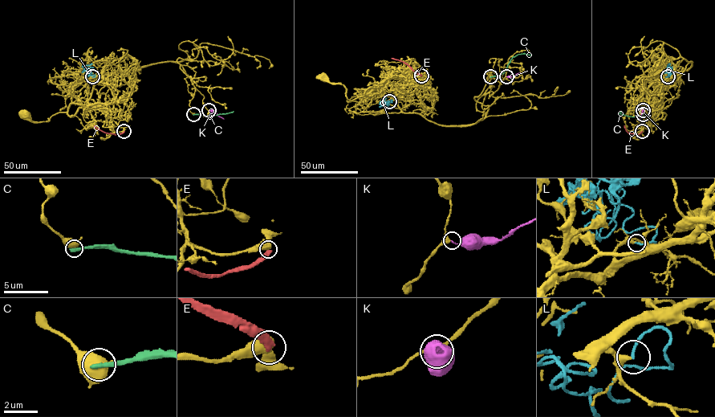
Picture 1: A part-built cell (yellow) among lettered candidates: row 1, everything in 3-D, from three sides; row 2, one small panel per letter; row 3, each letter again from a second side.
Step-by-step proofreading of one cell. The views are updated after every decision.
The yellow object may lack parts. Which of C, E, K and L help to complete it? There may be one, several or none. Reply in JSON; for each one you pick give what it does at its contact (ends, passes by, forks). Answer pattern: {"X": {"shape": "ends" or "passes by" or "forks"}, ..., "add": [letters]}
{"K": {"shape": "ends"}, "add": ["K"]}

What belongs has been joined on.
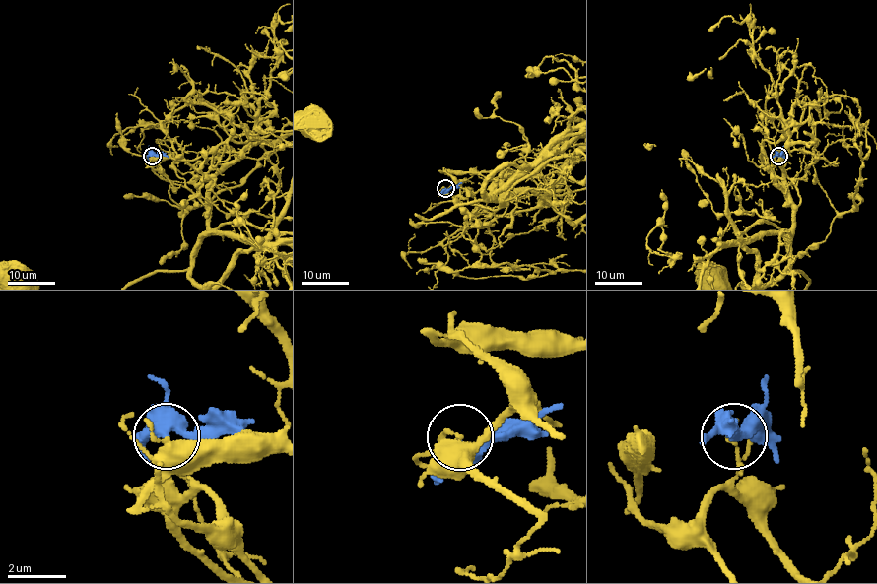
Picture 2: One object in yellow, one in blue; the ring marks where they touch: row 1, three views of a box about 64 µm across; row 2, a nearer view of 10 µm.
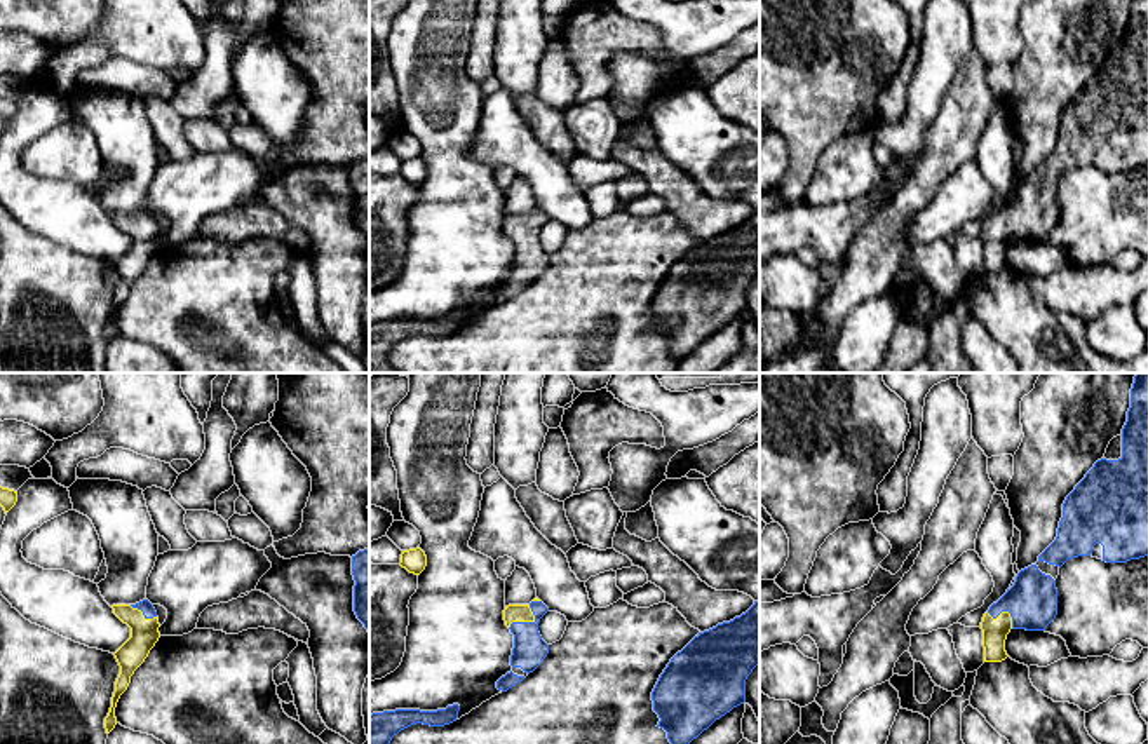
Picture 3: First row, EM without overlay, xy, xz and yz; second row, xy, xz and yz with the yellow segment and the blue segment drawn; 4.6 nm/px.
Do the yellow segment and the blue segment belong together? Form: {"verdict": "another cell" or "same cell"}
{"verdict": "same cell"}

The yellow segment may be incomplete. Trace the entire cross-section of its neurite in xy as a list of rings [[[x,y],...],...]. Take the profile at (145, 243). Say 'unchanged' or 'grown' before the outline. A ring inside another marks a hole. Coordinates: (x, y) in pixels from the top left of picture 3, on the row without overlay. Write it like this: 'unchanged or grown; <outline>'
grown; [[[148,209],[136,214],[113,214],[111,218],[113,223],[131,237],[131,247],[113,263],[120,275],[120,284],[115,291],[110,322],[105,328],[106,343],[110,343],[117,335],[115,317],[120,305],[127,300],[131,286],[145,272],[160,247],[159,227]]]

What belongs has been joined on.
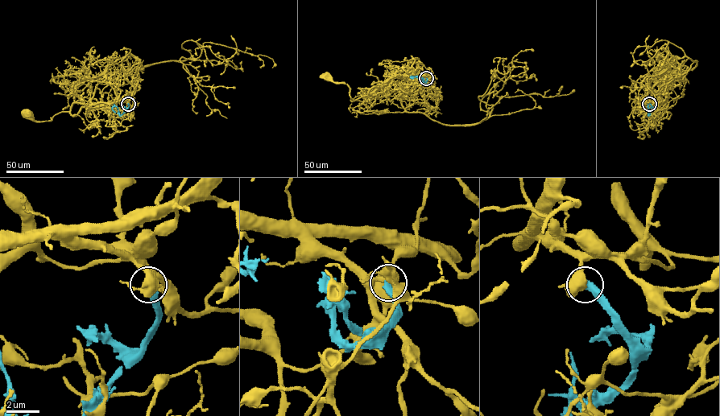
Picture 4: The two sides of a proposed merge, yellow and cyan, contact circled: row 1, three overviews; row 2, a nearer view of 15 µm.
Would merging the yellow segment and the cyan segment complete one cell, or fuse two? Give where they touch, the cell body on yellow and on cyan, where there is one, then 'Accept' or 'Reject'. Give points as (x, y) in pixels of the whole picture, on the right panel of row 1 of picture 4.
Place: (649, 104). Soma of yellow: (647, 113). Soma of cyan: none. Reject

